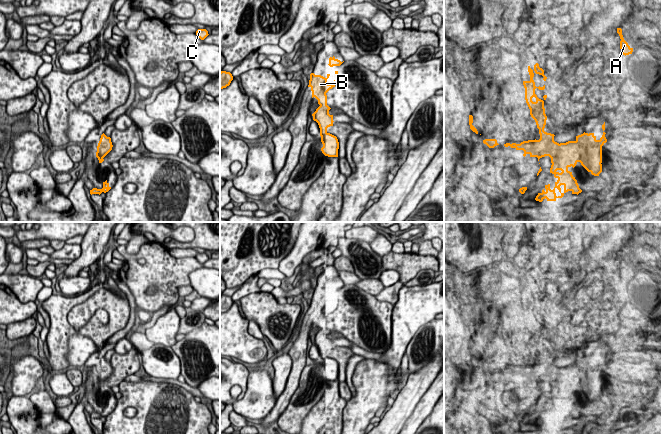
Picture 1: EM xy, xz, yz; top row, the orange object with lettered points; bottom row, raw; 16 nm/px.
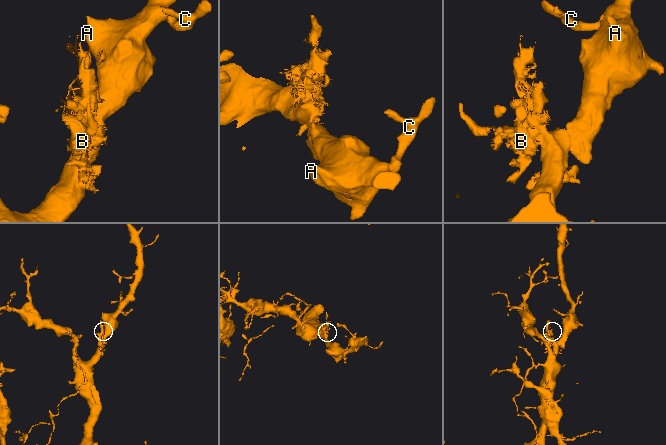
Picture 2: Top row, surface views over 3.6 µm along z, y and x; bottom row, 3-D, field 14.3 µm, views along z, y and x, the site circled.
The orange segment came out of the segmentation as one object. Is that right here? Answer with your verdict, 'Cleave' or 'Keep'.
Keep

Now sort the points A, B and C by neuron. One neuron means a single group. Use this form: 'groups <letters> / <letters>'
groups A B C

